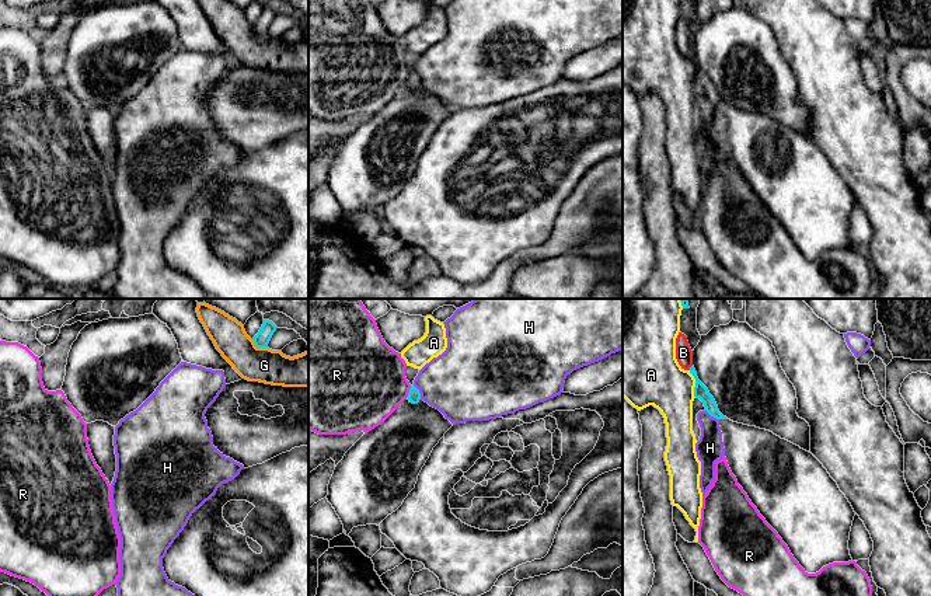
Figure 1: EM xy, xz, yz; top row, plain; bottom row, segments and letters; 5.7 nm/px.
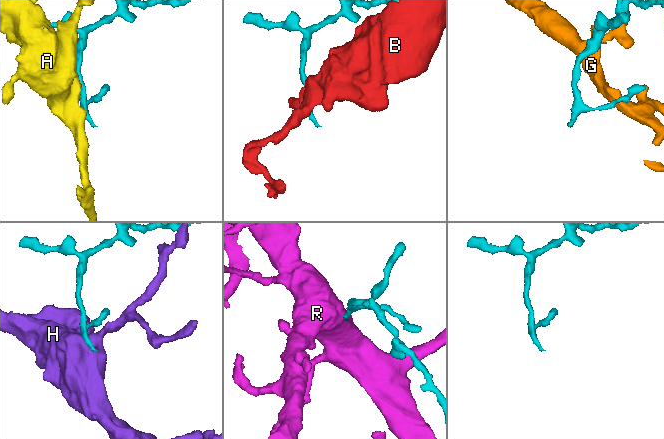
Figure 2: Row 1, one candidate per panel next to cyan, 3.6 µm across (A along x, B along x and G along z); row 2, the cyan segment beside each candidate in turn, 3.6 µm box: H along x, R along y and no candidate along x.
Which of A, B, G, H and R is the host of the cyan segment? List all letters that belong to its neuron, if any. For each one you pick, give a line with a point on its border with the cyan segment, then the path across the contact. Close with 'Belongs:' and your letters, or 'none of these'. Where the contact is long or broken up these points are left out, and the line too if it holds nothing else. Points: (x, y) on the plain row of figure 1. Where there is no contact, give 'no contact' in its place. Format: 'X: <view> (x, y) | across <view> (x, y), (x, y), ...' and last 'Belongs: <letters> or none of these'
Belongs: none of these

